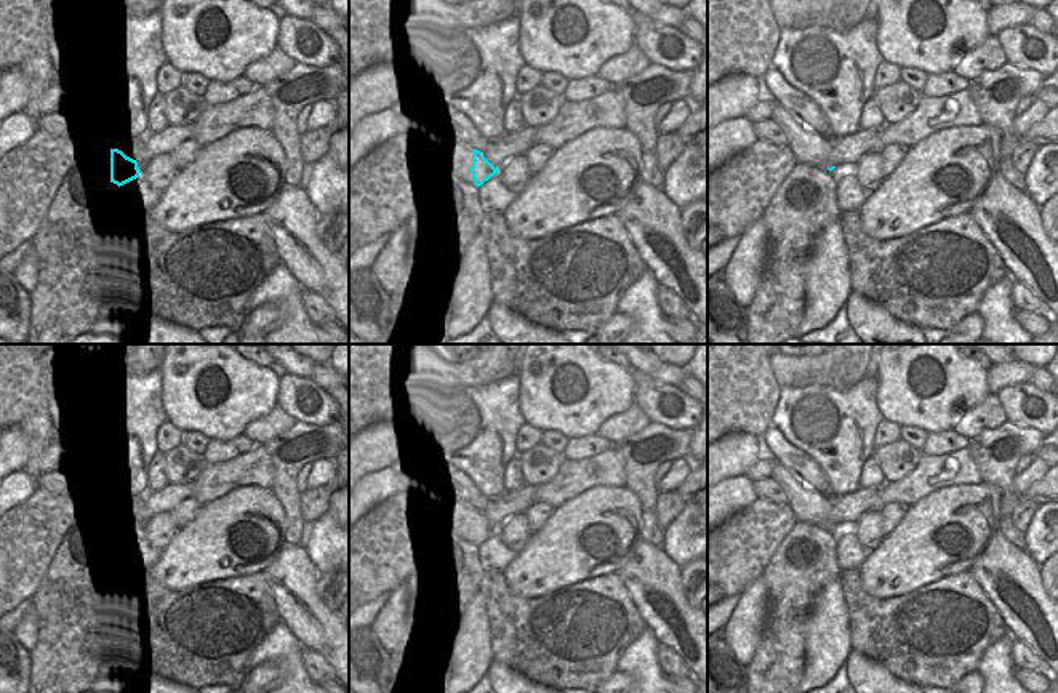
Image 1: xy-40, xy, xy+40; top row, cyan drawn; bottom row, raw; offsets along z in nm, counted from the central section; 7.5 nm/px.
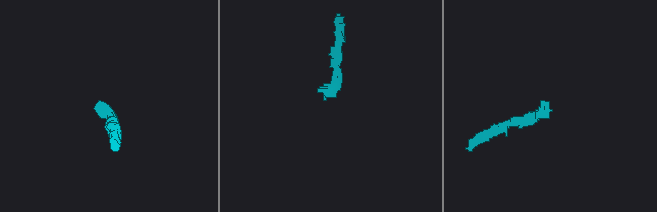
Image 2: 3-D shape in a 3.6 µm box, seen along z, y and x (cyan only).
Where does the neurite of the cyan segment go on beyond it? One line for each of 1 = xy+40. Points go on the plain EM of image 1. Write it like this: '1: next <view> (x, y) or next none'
1: next none

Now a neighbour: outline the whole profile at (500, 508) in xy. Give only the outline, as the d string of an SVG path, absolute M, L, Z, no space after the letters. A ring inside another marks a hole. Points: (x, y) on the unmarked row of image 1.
M525 483L520 490L504 491L499 496L488 498L483 515L495 525L503 525L514 514L525 514L535 503L536 487Z

